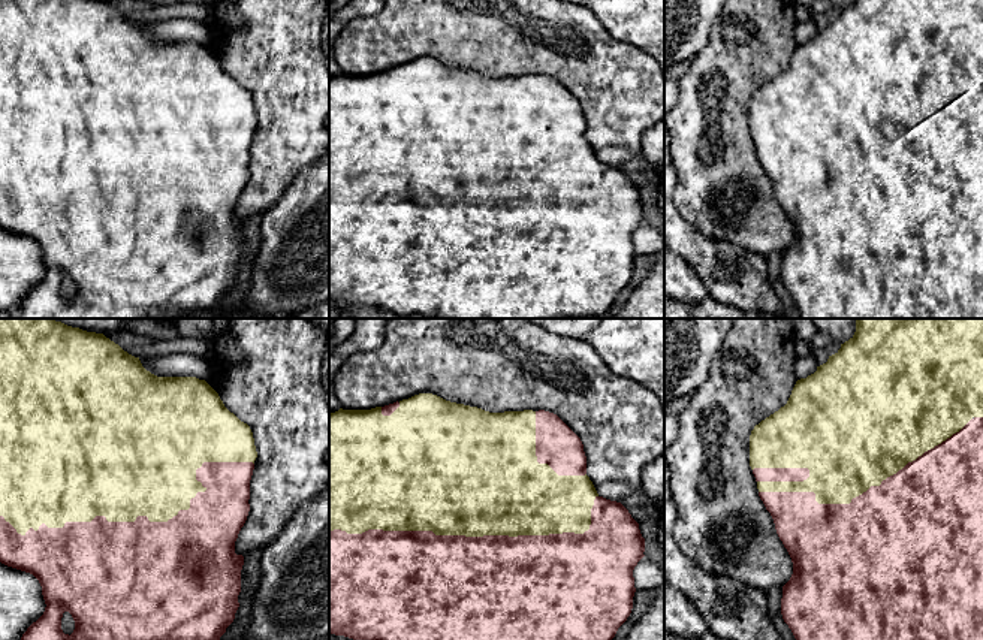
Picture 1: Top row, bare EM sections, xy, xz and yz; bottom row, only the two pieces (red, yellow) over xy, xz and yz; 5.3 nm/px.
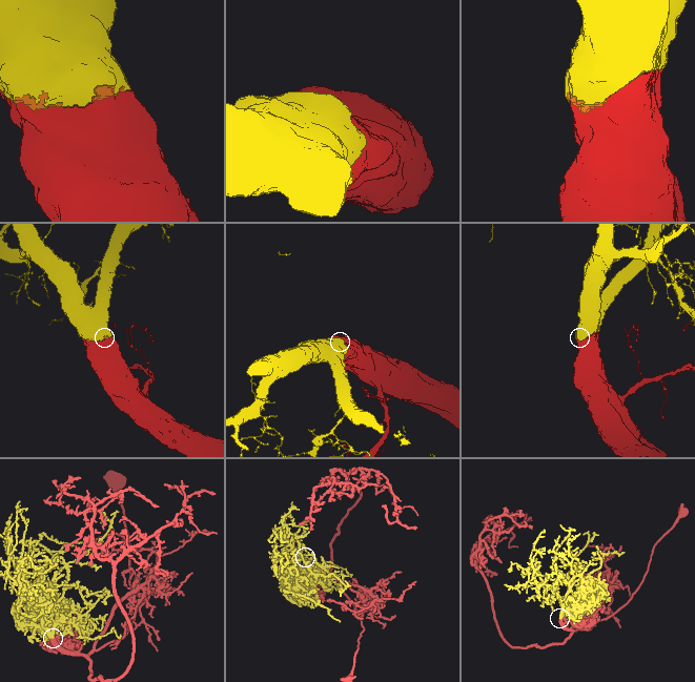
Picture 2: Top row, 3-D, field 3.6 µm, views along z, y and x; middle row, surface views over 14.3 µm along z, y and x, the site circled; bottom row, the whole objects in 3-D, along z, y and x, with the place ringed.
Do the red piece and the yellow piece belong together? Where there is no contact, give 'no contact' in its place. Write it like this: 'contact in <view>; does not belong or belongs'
contact in xy; belongs

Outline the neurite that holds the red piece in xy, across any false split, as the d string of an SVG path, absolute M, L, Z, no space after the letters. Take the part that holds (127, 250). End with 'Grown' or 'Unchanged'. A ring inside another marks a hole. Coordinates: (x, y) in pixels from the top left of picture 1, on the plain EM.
M0 0L0 227L33 239L46 269L13 319L148 319L151 308L175 313L218 308L239 272L244 221L235 218L235 206L250 176L256 123L250 91L224 72L205 45L157 42L105 0ZM64 277L75 286L70 301L61 295Z. Grown

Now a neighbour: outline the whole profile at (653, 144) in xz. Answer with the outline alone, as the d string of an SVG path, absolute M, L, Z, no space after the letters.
M664 120L643 135L640 154L652 170L664 167Z

